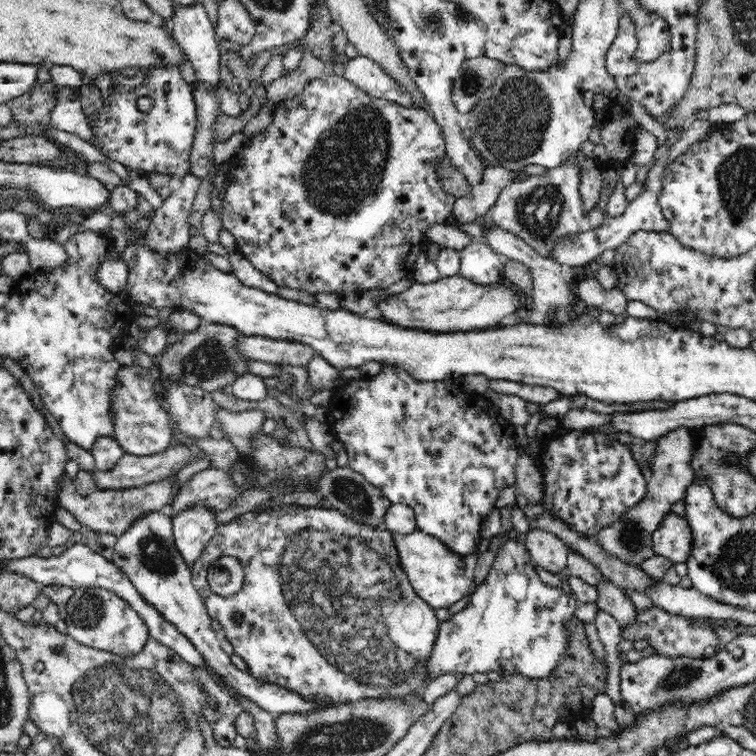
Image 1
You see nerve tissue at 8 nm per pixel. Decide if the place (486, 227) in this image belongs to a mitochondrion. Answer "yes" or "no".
no

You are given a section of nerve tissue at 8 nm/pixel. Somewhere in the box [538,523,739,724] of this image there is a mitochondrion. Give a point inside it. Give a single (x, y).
(682, 676)

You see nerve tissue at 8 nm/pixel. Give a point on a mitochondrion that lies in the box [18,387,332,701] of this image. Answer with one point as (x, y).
(156, 556)

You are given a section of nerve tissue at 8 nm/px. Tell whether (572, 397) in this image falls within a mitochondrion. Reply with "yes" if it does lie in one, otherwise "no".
no

